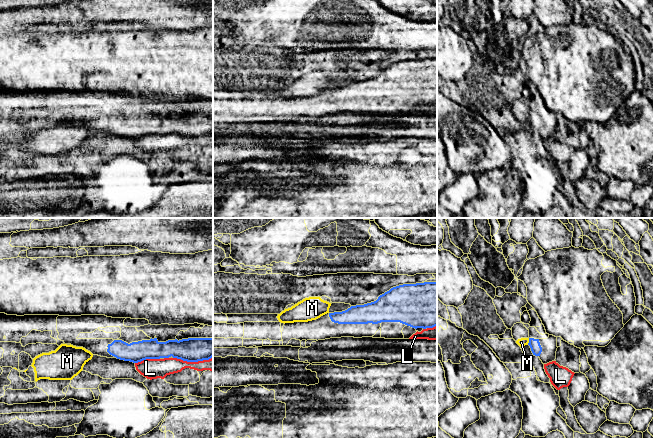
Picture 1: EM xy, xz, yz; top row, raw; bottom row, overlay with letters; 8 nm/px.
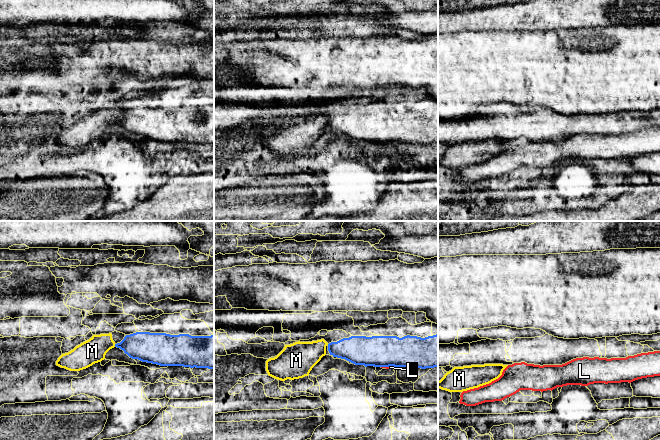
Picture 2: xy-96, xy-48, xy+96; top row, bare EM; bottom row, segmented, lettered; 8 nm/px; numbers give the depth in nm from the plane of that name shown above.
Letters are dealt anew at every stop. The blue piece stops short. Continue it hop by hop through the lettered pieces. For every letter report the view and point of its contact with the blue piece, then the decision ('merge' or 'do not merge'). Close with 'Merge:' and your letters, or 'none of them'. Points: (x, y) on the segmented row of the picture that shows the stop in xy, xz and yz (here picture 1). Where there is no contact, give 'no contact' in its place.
L: meets blue in xy at (192, 361); do not merge
M: meets blue in yz at (529, 341); do not merge
Merge: none of them

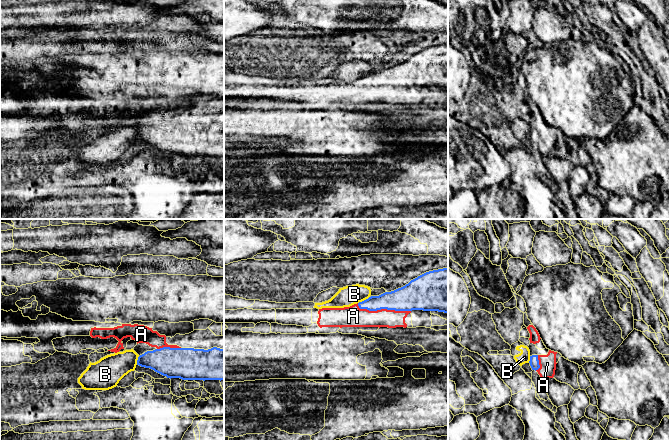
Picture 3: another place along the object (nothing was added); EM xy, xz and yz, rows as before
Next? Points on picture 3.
A: meets blue in xz at (383, 308); merge
B: meets blue in xz at (364, 300); do not merge
Merge: A

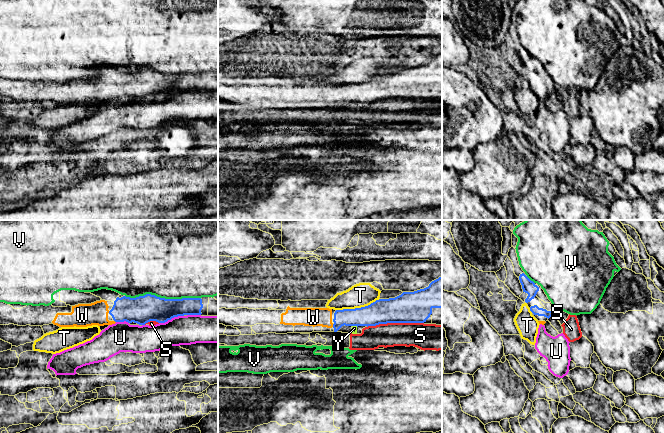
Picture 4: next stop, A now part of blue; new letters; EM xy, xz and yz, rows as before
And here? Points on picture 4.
S: meets blue in xz at (395, 322); do not merge
T: meets blue in xz at (357, 308); do not merge
U: meets blue in xy at (171, 318); do not merge
V: meets blue in xy at (163, 298); do not merge
W: meets blue in xz at (333, 325); merge
Y: meets blue in xz at (355, 325); do not merge
Merge: W

